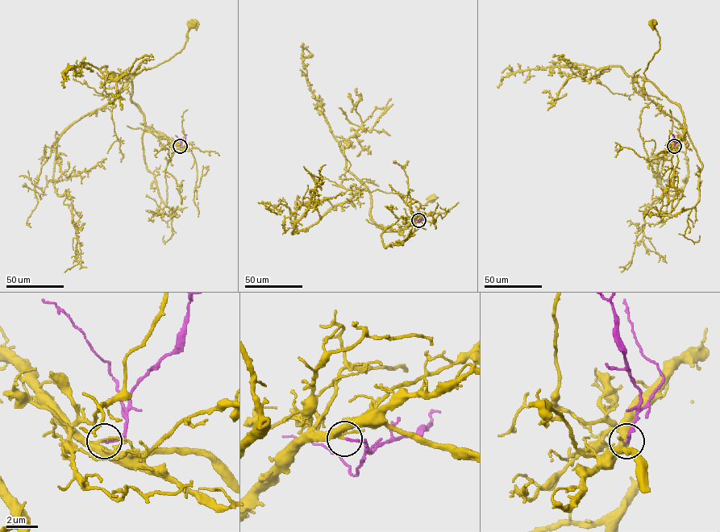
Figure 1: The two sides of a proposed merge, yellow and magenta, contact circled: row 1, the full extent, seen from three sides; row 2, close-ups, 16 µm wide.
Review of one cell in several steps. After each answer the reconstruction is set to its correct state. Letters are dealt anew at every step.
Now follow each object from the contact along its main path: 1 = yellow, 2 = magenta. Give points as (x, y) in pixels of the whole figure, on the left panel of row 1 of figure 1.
1: (180, 146), (145, 126), (143, 112), (131, 99), (131, 79), (141, 70), (156, 67), (178, 53), (193, 23)
2: (180, 146), (185, 134)

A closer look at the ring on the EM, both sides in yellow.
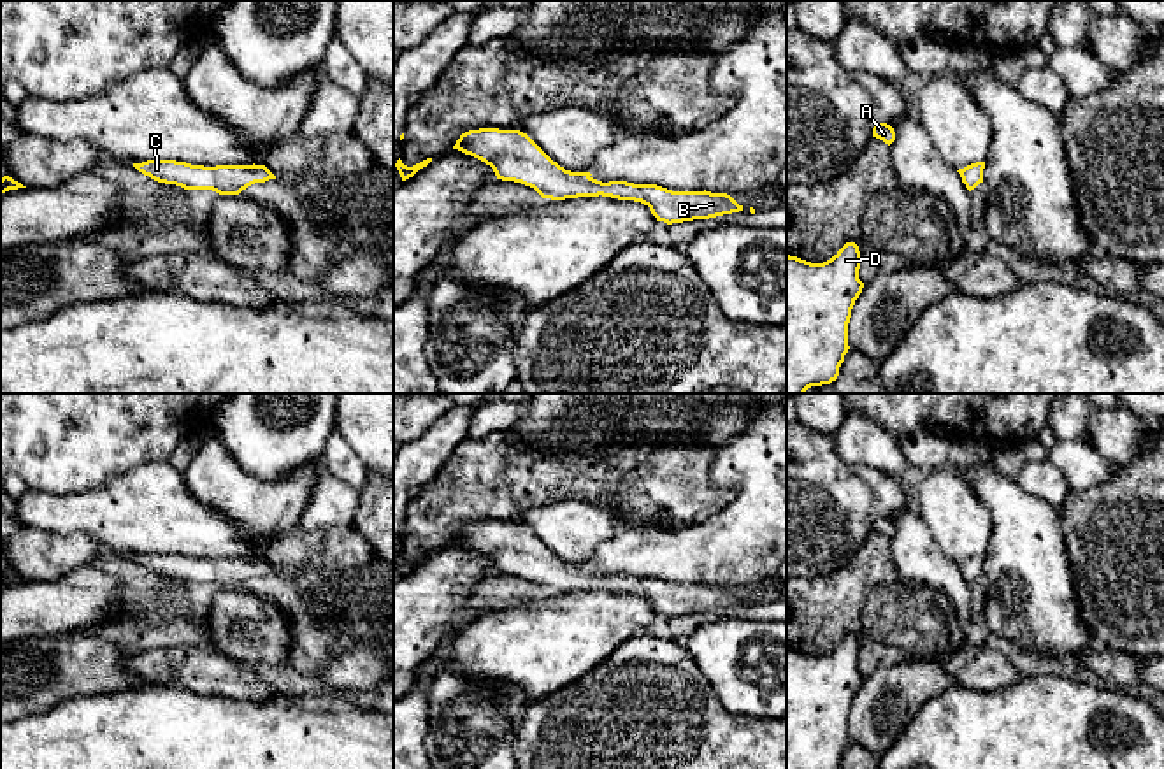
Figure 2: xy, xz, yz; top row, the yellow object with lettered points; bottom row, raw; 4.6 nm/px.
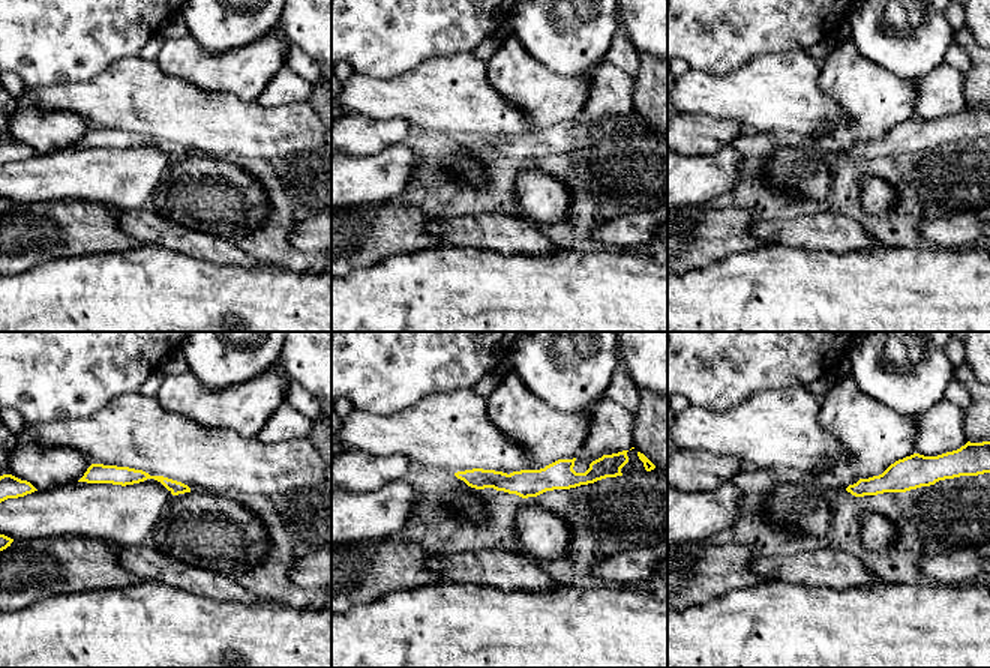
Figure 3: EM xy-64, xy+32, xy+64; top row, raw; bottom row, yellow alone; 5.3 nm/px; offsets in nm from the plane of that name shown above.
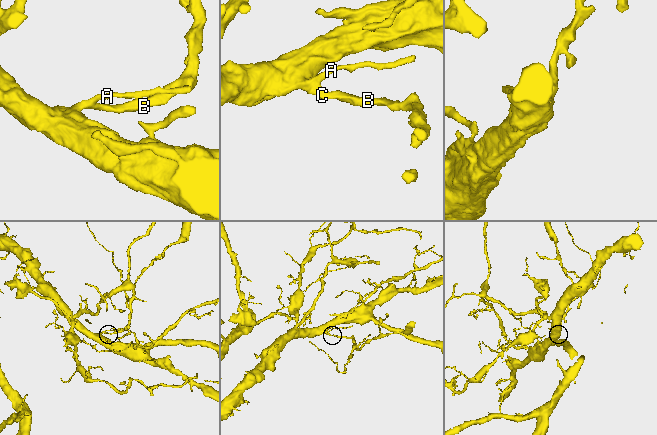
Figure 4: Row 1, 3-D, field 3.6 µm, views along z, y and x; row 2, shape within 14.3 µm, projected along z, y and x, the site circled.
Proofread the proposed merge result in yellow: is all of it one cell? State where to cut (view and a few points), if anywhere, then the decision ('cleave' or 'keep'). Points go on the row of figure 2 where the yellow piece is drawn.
no cut | keep

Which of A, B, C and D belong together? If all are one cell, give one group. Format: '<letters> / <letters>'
A B C D

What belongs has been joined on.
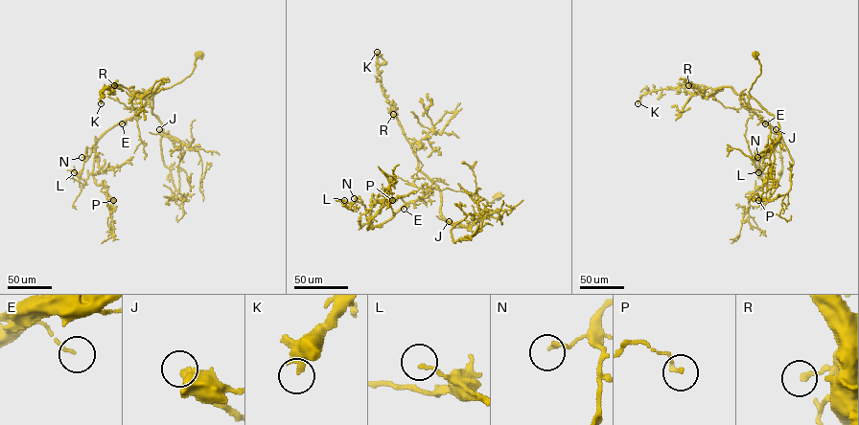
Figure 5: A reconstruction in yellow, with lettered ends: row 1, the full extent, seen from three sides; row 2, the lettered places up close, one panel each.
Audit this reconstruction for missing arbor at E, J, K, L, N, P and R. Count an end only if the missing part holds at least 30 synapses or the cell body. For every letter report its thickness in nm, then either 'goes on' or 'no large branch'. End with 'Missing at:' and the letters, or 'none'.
E: calibre 100 nm; no large branch
J: calibre 550 nm; no large branch
K: calibre 360 nm; no large branch
L: calibre 130 nm; no large branch
N: calibre 140 nm; no large branch
P: calibre 150 nm; no large branch
R: calibre 180 nm; no large branch
Missing at: none

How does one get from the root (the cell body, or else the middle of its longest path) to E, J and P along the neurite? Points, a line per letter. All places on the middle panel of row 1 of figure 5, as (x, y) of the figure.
E: (499, 195), (488, 203), (471, 192), (448, 188), (441, 190), (434, 188), (406, 204), (404, 209)
J: (499, 195), (488, 203), (471, 192), (443, 190), (442, 217), (453, 227), (462, 226), (449, 221)
P: (499, 195), (488, 203), (471, 192), (434, 188), (367, 229), (388, 192), (392, 200)

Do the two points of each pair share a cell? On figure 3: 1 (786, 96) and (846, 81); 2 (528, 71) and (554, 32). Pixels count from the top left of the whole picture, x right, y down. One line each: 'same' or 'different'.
1: different
2: different

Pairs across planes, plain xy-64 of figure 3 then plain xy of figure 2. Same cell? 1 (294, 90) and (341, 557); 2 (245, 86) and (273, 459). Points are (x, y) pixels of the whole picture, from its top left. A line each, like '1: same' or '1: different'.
1: different
2: different

